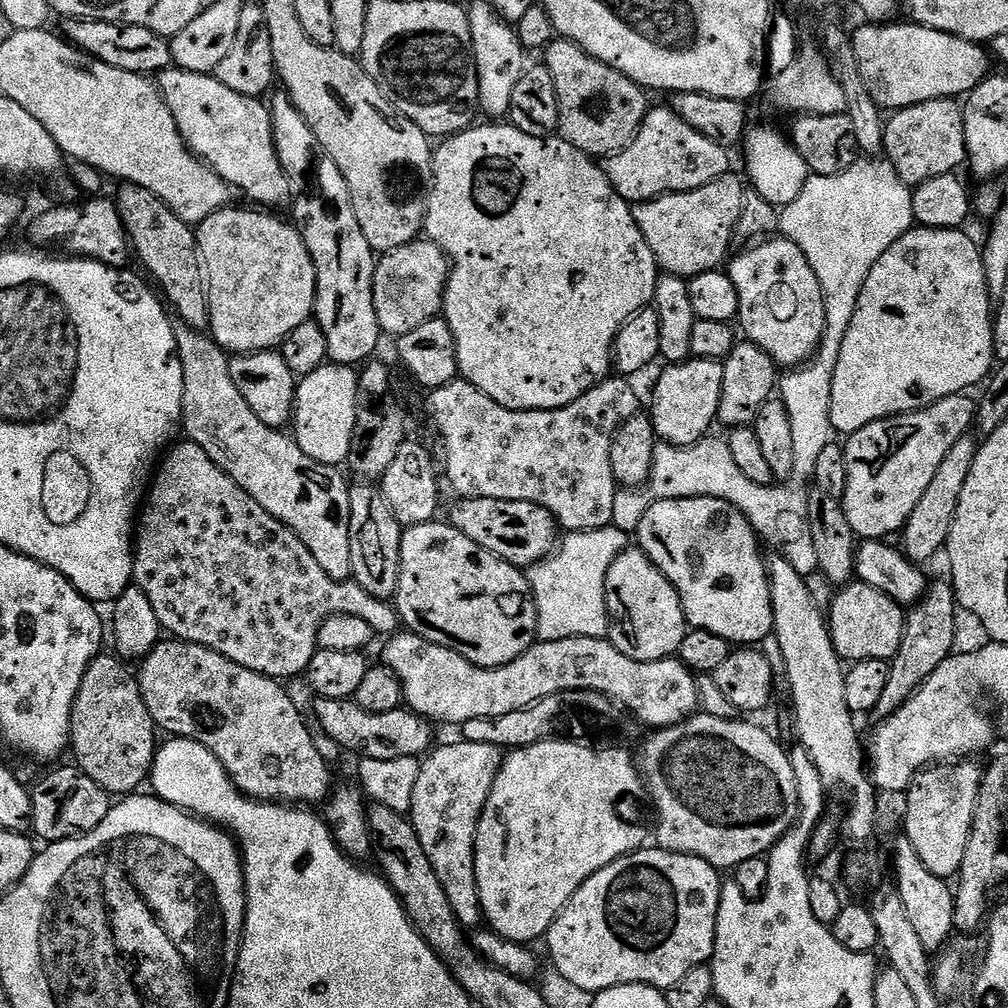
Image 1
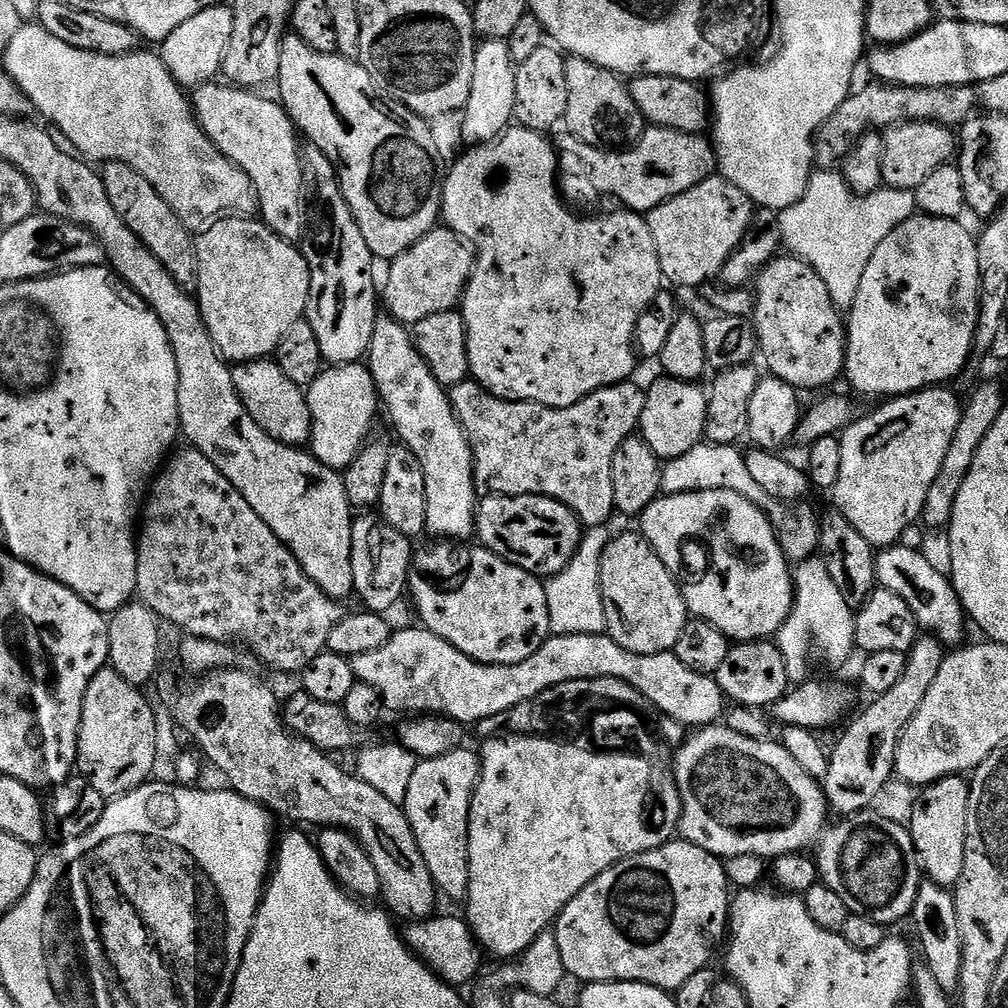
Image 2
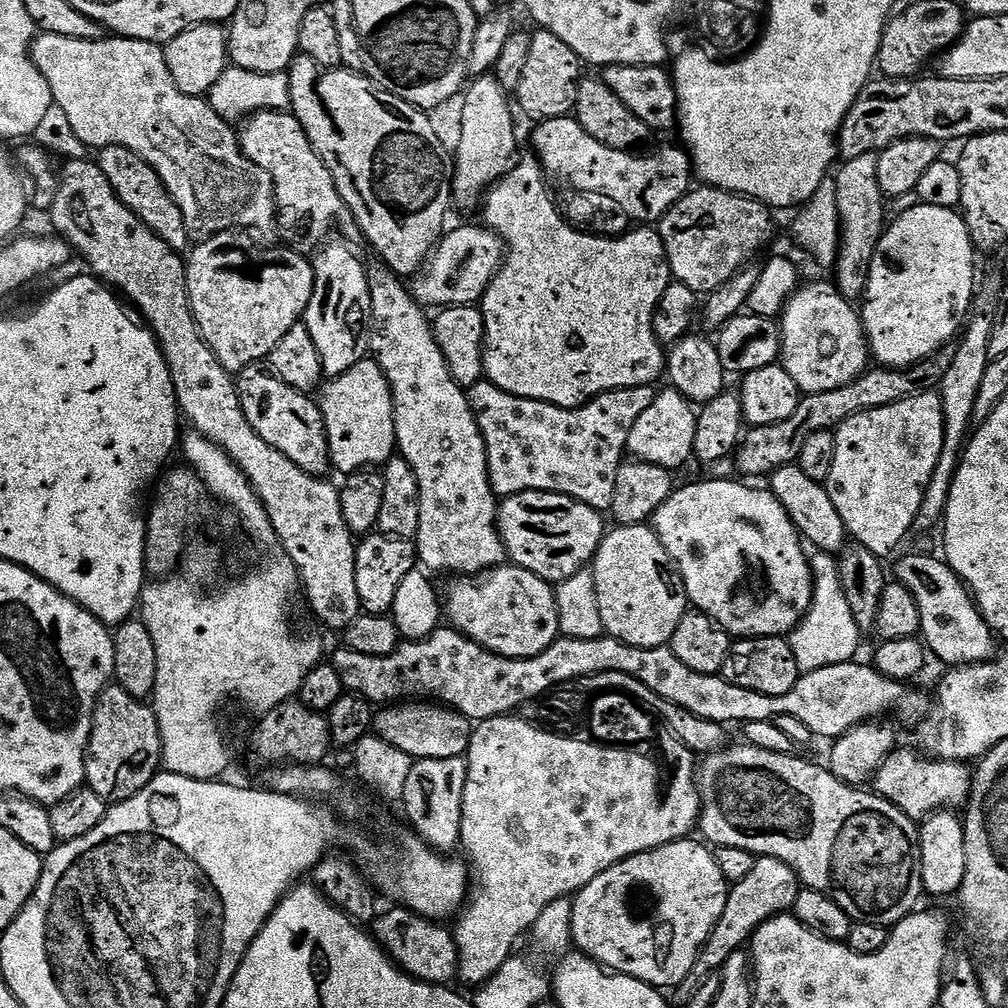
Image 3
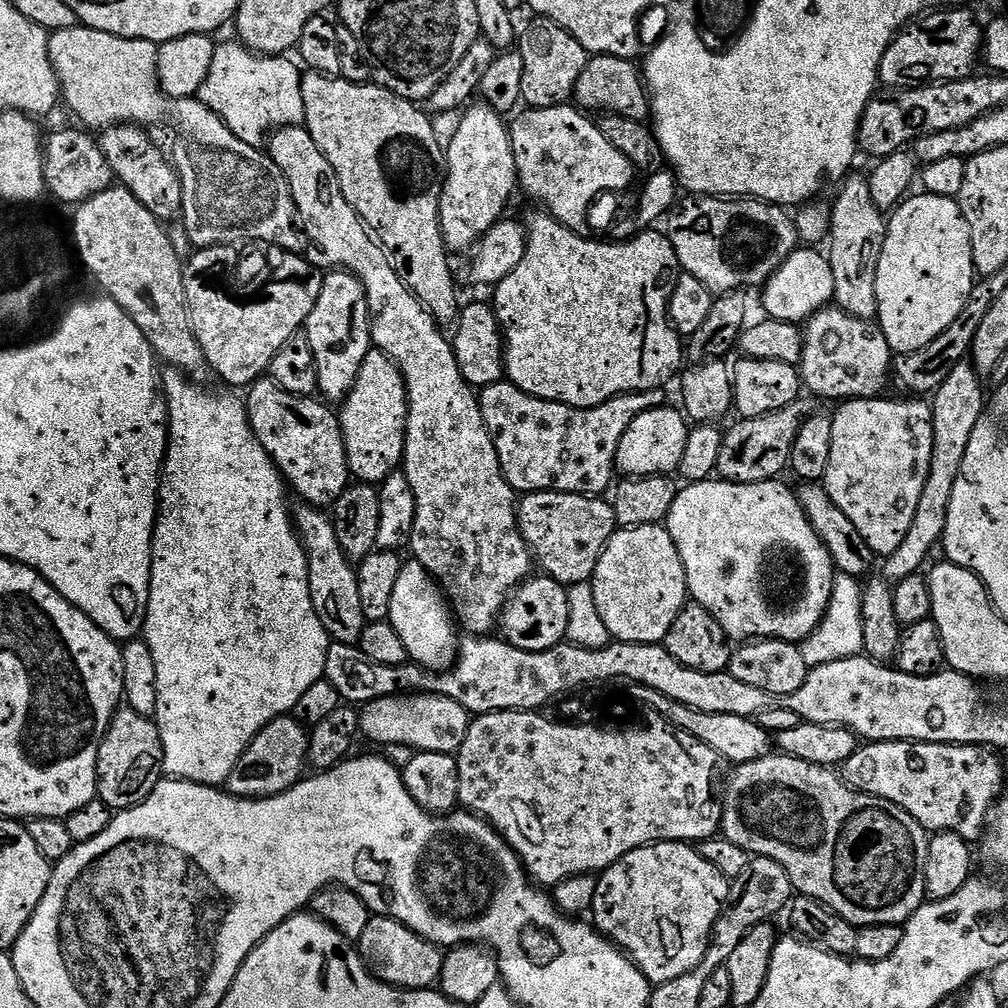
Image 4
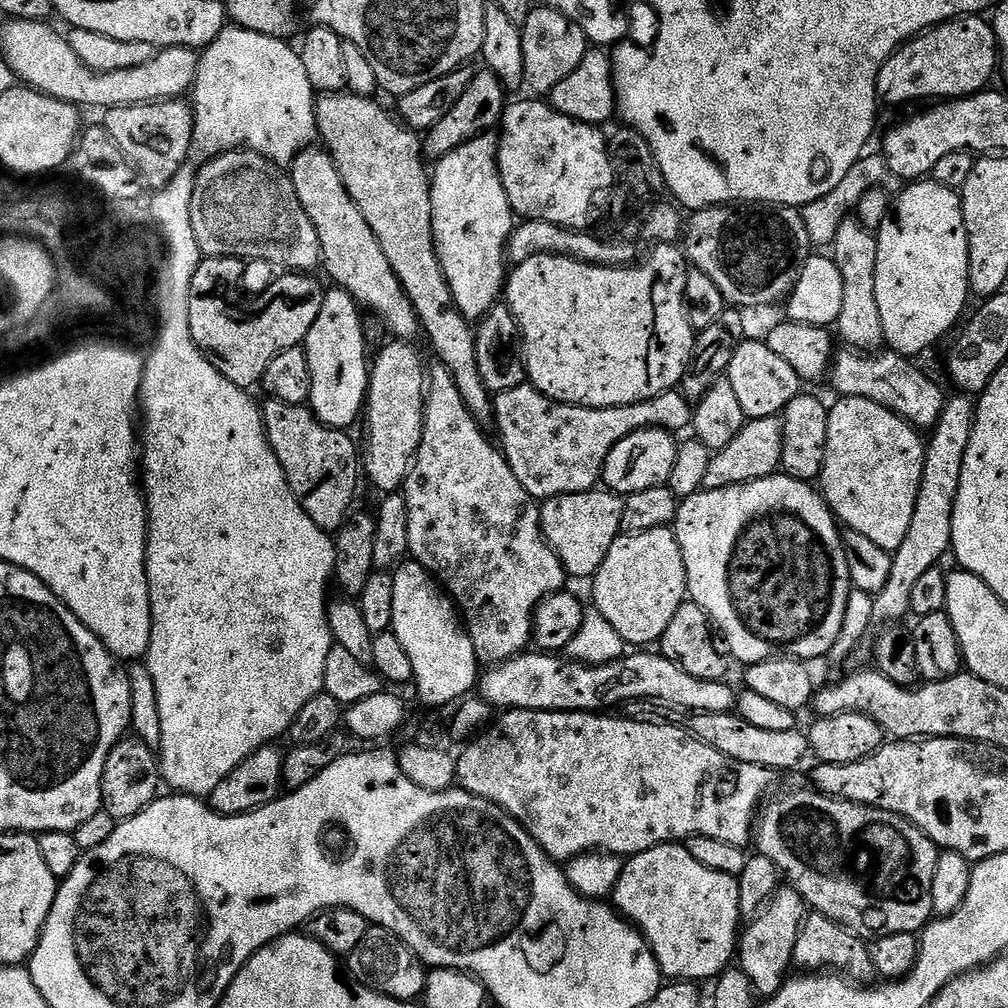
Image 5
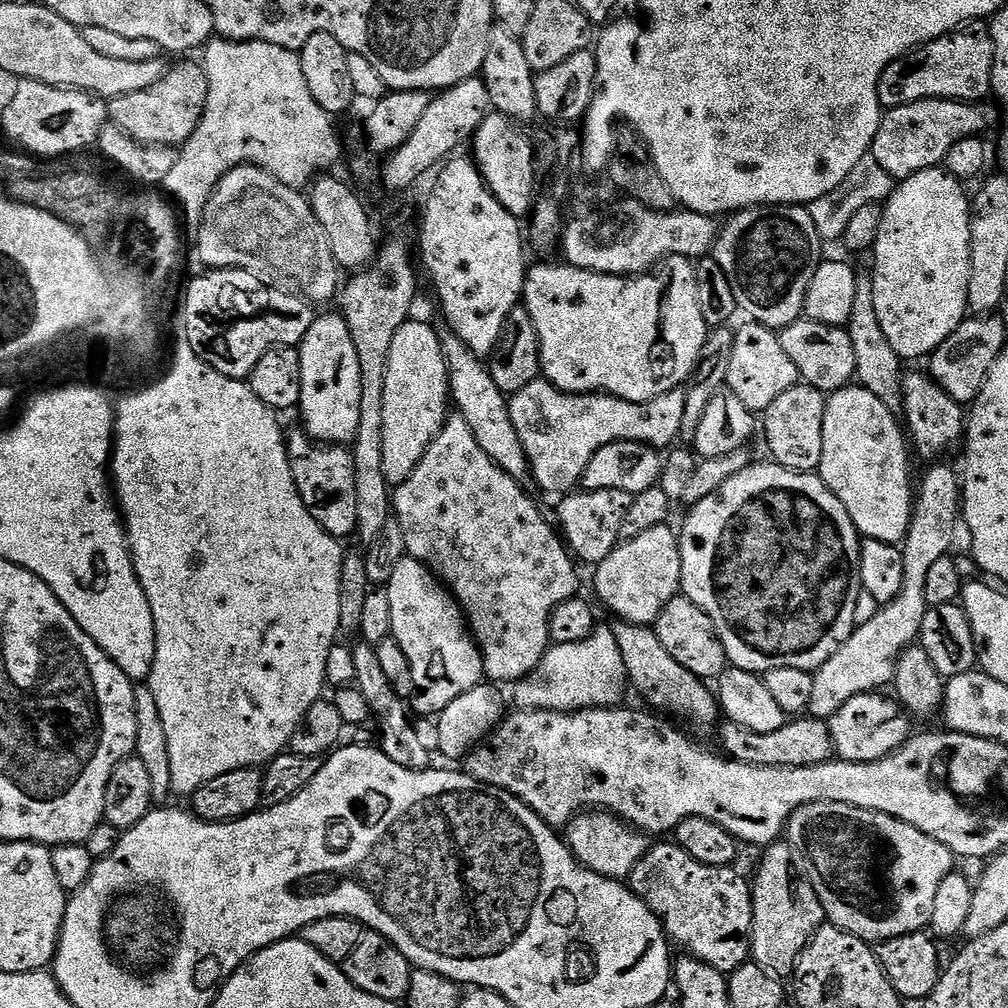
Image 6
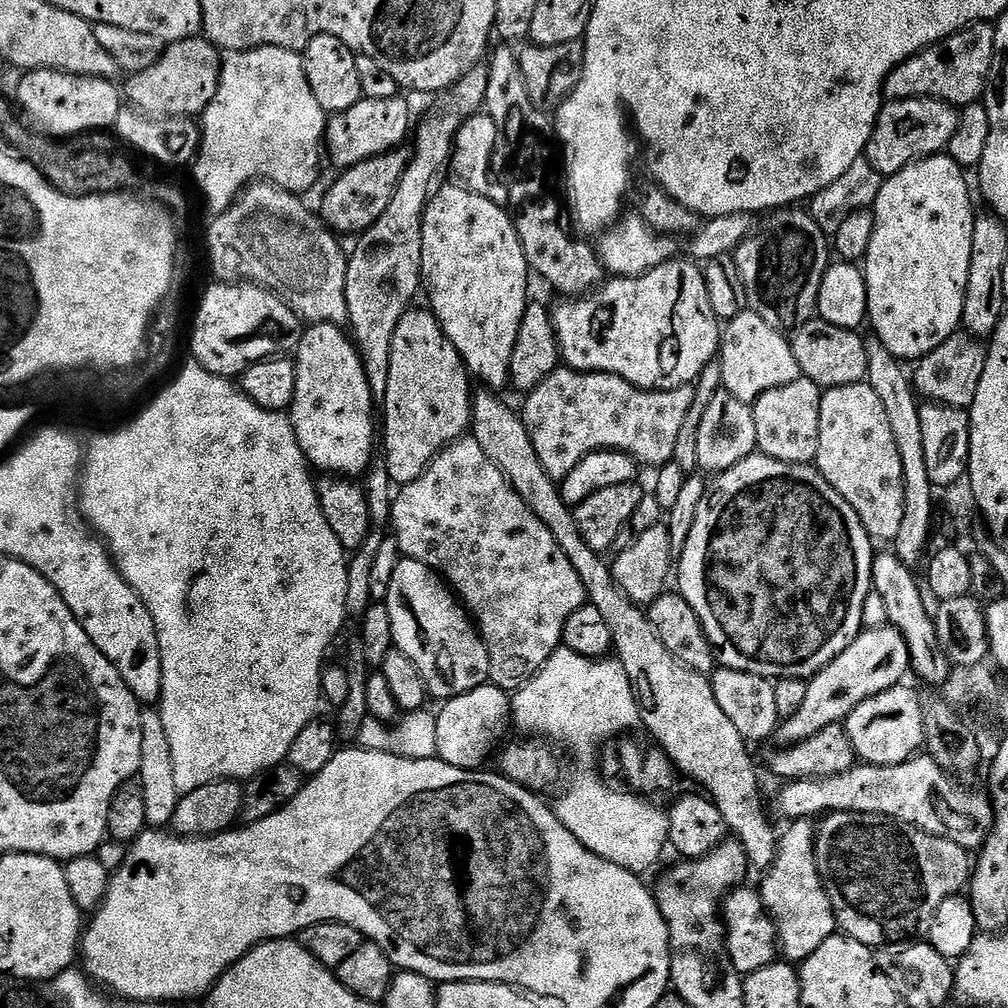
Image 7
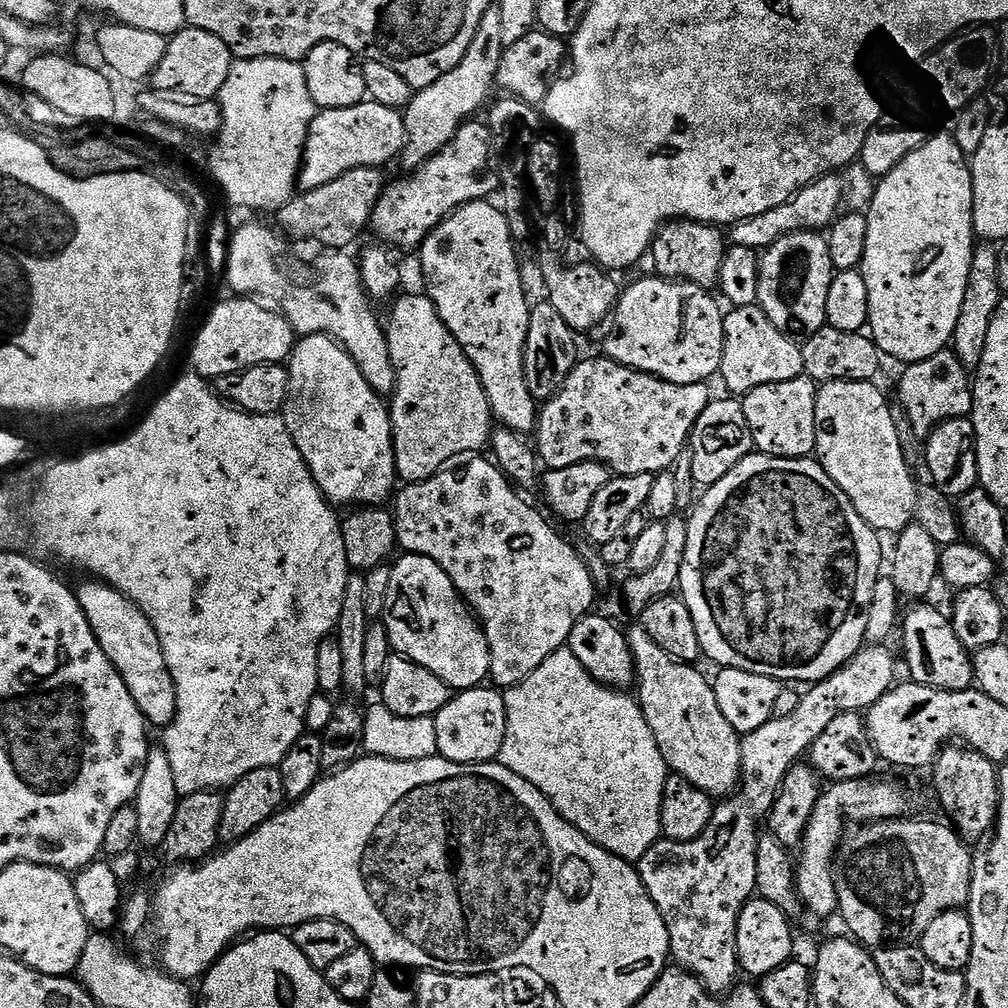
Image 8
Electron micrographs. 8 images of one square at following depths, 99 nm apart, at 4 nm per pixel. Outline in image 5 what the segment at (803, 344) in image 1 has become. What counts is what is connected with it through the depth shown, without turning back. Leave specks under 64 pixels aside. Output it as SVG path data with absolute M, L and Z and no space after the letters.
M884 350L879 354L843 351L835 353L830 369L830 381L832 380L832 388L837 397L853 396L874 400L907 420L917 430L931 430L936 427L944 409L946 392L932 381L933 377L919 363L891 350Z

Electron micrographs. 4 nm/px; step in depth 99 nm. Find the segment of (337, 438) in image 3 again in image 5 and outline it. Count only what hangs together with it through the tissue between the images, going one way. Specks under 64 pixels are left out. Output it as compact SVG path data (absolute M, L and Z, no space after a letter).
M399 338L391 341L370 364L366 407L362 425L368 431L368 441L362 444L362 472L380 494L400 492L424 429L424 393L426 391L426 363L416 353L415 343Z

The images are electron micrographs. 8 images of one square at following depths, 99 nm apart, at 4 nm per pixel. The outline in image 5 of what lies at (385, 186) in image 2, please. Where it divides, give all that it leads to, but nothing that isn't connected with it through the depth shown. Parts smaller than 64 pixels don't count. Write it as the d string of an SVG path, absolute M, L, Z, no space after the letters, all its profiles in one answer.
M347 91L321 95L316 102L316 131L319 139L324 139L323 147L331 154L334 166L338 166L338 174L342 174L342 182L350 198L354 198L358 210L362 210L362 218L370 222L370 230L374 230L374 238L378 238L398 282L404 287L406 298L410 298L414 314L420 321L422 336L428 339L429 346L436 351L435 359L454 378L454 386L458 386L458 394L462 394L466 410L470 410L477 423L481 426L491 425L494 420L494 396L488 391L486 382L482 382L482 374L478 374L476 334L473 325L458 310L454 294L450 294L450 286L442 274L442 266L438 262L434 246L432 181L429 165L424 165L426 157L421 137L393 113L392 117L382 105L375 104L376 102L367 96L353 96Z

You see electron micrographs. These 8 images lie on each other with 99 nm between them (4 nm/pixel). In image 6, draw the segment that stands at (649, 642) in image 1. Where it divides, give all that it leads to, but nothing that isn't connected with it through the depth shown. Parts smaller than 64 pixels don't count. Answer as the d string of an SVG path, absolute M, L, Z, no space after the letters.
M665 526L646 530L646 534L638 534L638 538L625 540L616 545L616 548L602 563L595 565L596 596L625 624L655 625L658 614L681 591L680 575L682 562L680 561L680 541L675 531Z

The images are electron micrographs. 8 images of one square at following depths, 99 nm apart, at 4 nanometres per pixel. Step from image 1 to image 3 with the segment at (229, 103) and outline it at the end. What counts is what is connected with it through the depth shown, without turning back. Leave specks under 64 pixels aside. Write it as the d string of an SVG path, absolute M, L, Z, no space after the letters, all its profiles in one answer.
M291 111L257 112L255 116L247 117L238 132L238 143L241 150L266 174L270 174L276 206L278 209L278 228L284 232L292 232L296 240L304 240L311 250L321 247L324 235L331 228L337 228L349 241L361 239L360 228L356 219L350 214L346 202L338 194L334 186L334 178L318 158L306 130L302 130L302 122L293 116Z

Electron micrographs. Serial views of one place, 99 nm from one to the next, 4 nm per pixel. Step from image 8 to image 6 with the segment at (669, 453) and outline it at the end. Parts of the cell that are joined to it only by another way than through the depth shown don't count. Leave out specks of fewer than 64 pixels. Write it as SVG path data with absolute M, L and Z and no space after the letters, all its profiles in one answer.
M541 378L530 382L530 386L524 387L523 390L511 393L508 409L514 422L514 430L518 430L518 438L522 438L522 446L526 450L531 479L536 479L537 486L546 492L568 494L583 481L586 466L590 466L590 458L594 458L594 454L598 454L602 446L633 440L657 450L671 449L677 443L675 440L681 439L682 414L686 414L686 391L683 387L675 388L658 398L635 404L607 394L563 392L547 378Z

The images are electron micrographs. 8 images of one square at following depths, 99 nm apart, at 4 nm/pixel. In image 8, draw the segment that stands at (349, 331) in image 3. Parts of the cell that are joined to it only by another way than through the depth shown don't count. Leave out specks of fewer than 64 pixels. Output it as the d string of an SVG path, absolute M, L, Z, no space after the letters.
M304 336L292 349L286 367L288 401L284 403L282 415L290 438L294 438L294 446L298 446L298 454L302 454L324 499L333 506L383 505L383 500L393 495L398 484L389 405L380 401L383 399L362 378L362 370L358 370L354 358L331 336Z

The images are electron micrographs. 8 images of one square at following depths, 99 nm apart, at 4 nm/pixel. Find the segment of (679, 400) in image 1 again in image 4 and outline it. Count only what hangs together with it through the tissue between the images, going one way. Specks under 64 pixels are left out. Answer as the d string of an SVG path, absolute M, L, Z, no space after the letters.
M665 406L650 410L646 414L638 414L638 418L634 418L634 422L630 422L630 430L626 430L626 434L622 434L622 442L618 442L617 473L624 478L667 476L675 473L679 469L682 456L686 451L689 431L689 421L679 407Z

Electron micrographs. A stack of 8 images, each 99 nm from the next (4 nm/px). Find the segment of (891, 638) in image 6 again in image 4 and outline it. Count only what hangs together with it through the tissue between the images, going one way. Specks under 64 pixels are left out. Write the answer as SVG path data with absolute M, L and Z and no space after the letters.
M962 362L950 370L946 382L931 393L932 425L934 426L934 454L930 458L930 474L926 474L926 486L922 486L922 498L918 498L918 510L914 514L914 522L910 522L910 530L906 530L906 539L898 545L894 554L883 557L883 579L895 586L902 578L910 578L921 571L924 563L929 563L928 555L932 547L939 545L946 530L946 514L950 506L950 494L954 490L954 482L958 478L958 470L962 470L962 458L966 458L966 445L970 442L970 434L974 434L974 426L978 426L978 418L984 412L986 391L981 373L971 362Z

